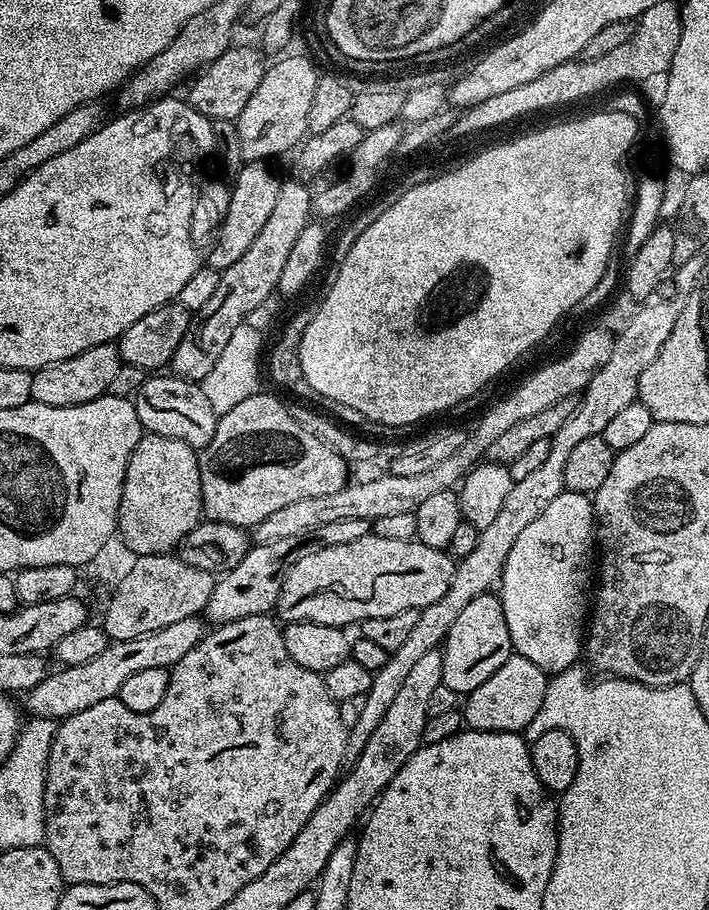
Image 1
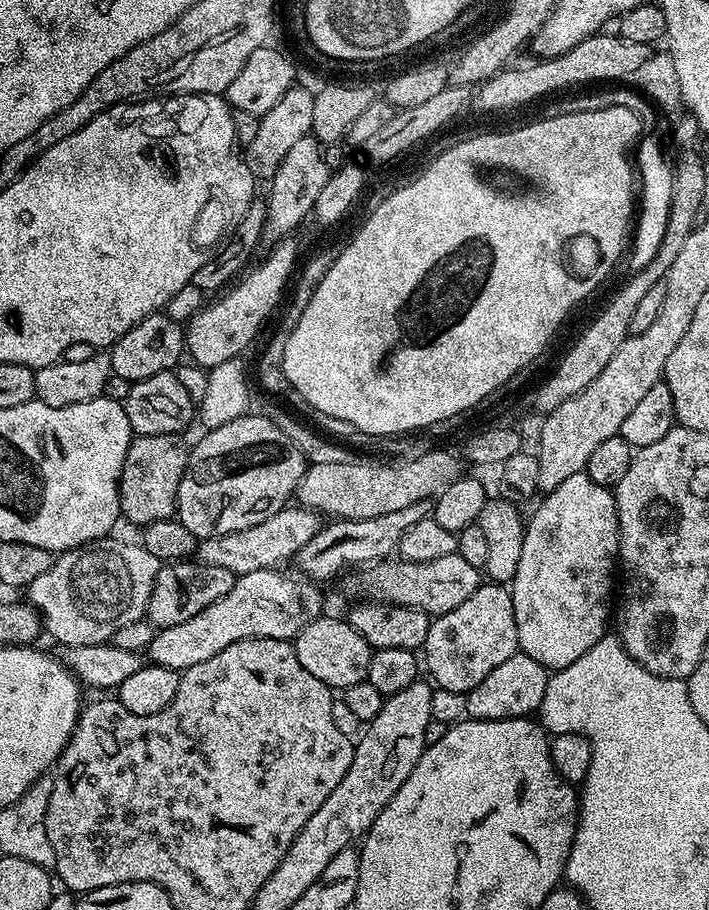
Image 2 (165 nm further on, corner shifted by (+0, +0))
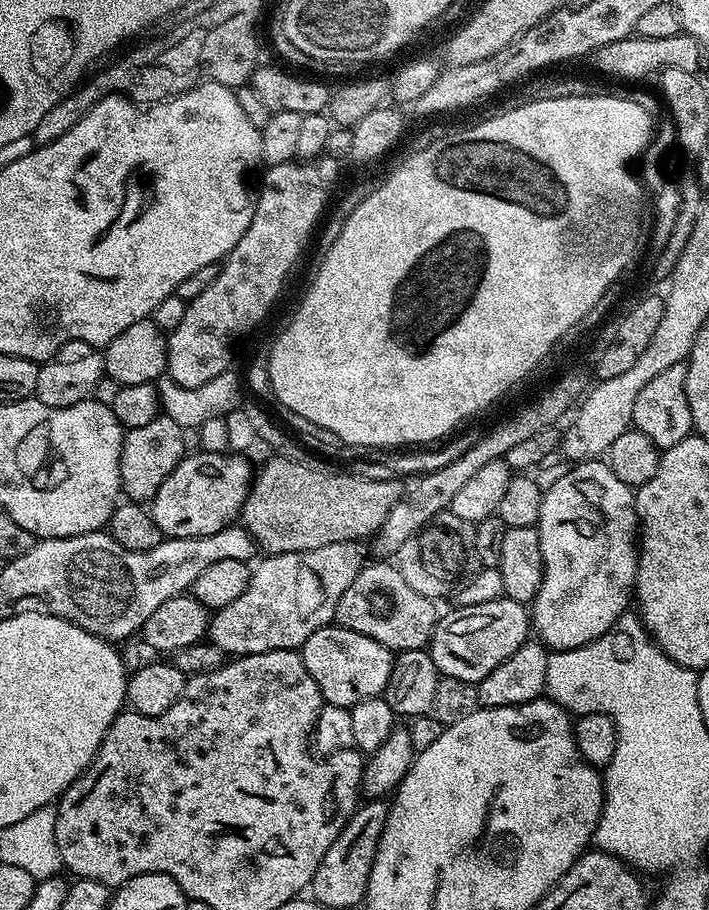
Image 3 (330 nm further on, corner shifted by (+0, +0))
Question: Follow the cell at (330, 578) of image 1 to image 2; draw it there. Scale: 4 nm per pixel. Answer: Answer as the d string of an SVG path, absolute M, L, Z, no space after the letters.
M460 555L434 558L434 562L410 562L400 560L393 562L377 562L371 566L361 567L351 574L345 575L344 588L352 598L371 598L384 600L387 604L401 604L407 608L416 608L419 612L427 612L435 618L454 610L454 606L462 606L474 590L482 583L481 569L470 566L466 558Z

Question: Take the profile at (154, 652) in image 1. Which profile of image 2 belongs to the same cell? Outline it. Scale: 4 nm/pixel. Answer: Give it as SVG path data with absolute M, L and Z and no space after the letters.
M267 568L237 576L234 586L230 586L230 594L210 602L206 610L198 610L194 618L186 618L178 626L159 629L146 649L147 659L158 666L183 670L206 662L206 658L214 658L226 646L234 646L234 642L246 638L295 641L297 634L321 615L320 592L316 589L319 588L317 581L295 571L284 571Z

